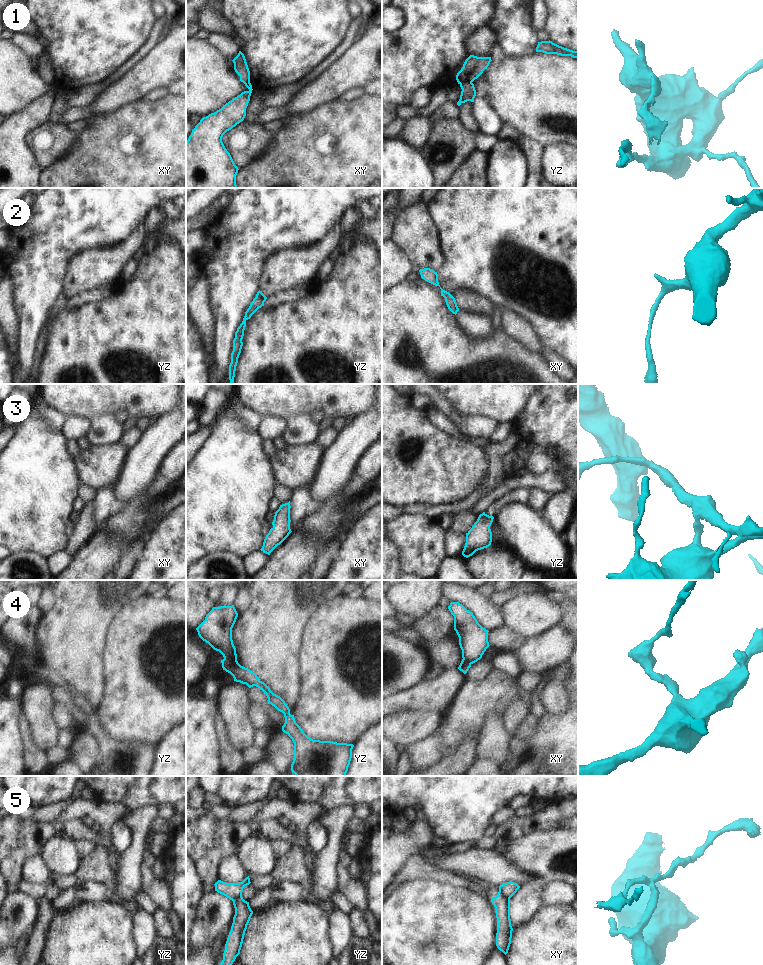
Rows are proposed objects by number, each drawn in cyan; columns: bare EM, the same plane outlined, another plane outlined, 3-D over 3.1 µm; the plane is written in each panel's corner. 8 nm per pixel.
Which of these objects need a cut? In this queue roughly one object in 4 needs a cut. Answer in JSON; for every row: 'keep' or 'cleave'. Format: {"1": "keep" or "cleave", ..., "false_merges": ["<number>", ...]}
{"1": "cleave", "2": "keep", "3": "keep", "4": "cleave", "5": "cleave", "false_merges": ["1", "4", "5"]}

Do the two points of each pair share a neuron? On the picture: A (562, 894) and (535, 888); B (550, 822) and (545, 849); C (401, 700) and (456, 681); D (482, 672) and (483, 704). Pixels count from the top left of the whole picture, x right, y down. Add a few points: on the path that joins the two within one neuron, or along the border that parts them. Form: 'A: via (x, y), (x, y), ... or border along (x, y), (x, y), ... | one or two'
A: border along (550, 882), (544, 891), (542, 906) | two
B: border along (564, 827), (533, 831), (525, 836) | two
C: via (415, 698), (435, 696), (442, 690) | one
D: border along (493, 669), (479, 680), (466, 678) | two

